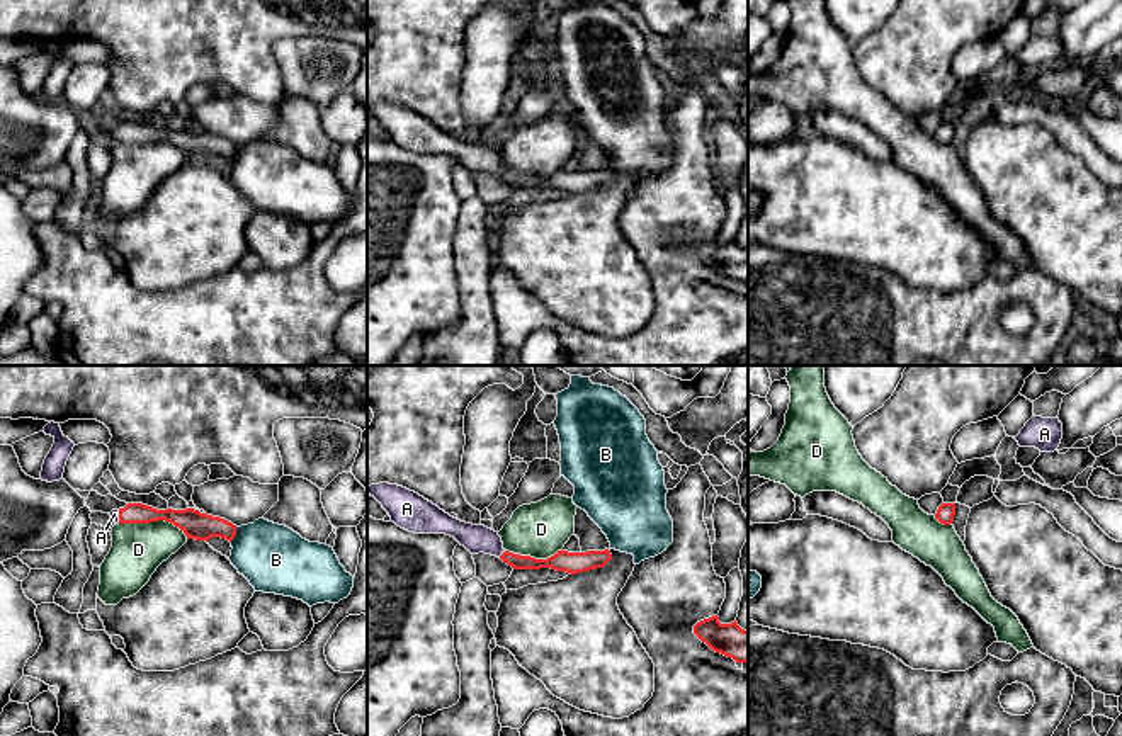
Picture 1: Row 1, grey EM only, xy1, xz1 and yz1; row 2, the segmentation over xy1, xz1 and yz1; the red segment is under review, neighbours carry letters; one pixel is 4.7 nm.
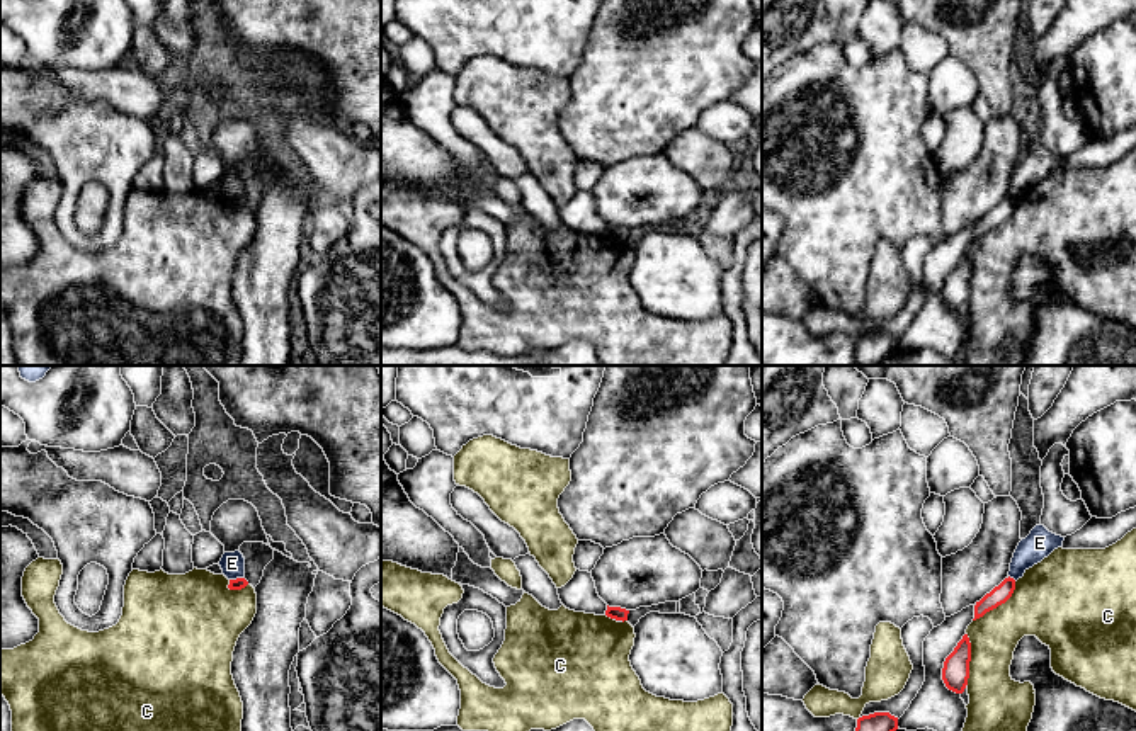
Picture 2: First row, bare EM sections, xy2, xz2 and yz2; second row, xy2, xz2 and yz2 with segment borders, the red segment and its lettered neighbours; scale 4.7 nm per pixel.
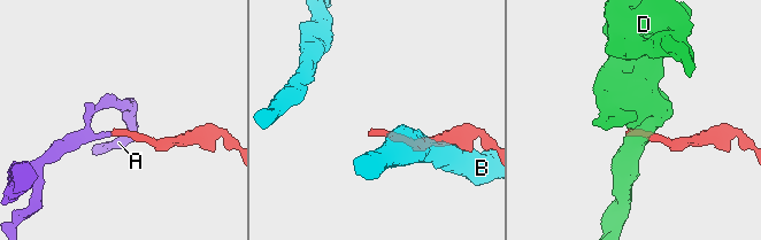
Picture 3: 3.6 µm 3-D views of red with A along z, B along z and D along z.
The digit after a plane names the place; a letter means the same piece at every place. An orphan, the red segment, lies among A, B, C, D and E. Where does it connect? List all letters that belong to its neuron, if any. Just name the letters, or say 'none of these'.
A

